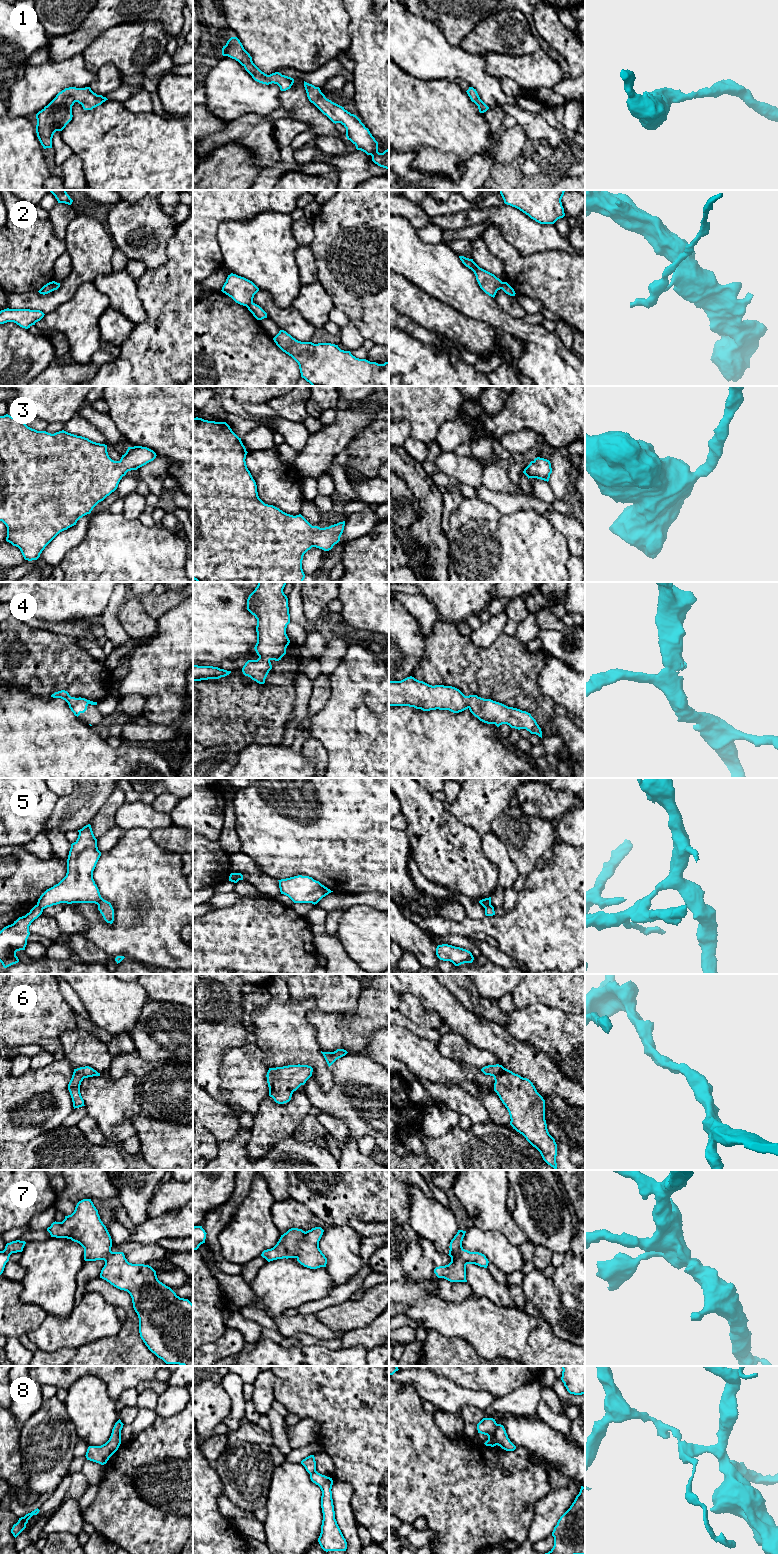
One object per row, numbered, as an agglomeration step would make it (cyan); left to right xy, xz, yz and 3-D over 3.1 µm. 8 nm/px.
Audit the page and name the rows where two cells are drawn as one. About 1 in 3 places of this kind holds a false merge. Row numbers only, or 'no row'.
2, 5, 8

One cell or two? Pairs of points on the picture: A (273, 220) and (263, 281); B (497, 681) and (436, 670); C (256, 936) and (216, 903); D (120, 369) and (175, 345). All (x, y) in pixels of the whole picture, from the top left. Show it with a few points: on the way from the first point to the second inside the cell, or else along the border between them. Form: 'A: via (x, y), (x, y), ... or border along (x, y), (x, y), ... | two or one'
A: via (269, 235), (267, 239), (267, 266) | one
B: via (482, 671), (451, 669) | one
C: border along (241, 896), (233, 904), (213, 910) | two
D: border along (119, 357), (129, 362), (132, 375) | two

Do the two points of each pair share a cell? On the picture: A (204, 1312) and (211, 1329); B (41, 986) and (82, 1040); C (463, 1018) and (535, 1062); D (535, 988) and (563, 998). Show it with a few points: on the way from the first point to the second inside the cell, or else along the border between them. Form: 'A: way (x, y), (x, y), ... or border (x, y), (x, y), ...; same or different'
A: way (204, 1316), (204, 1320), (208, 1325); same
B: border (77, 1027), (61, 1033), (61, 1048); different
C: way (481, 1033), (495, 1038), (517, 1056); same
D: way (542, 988), (553, 988), (556, 991); same

